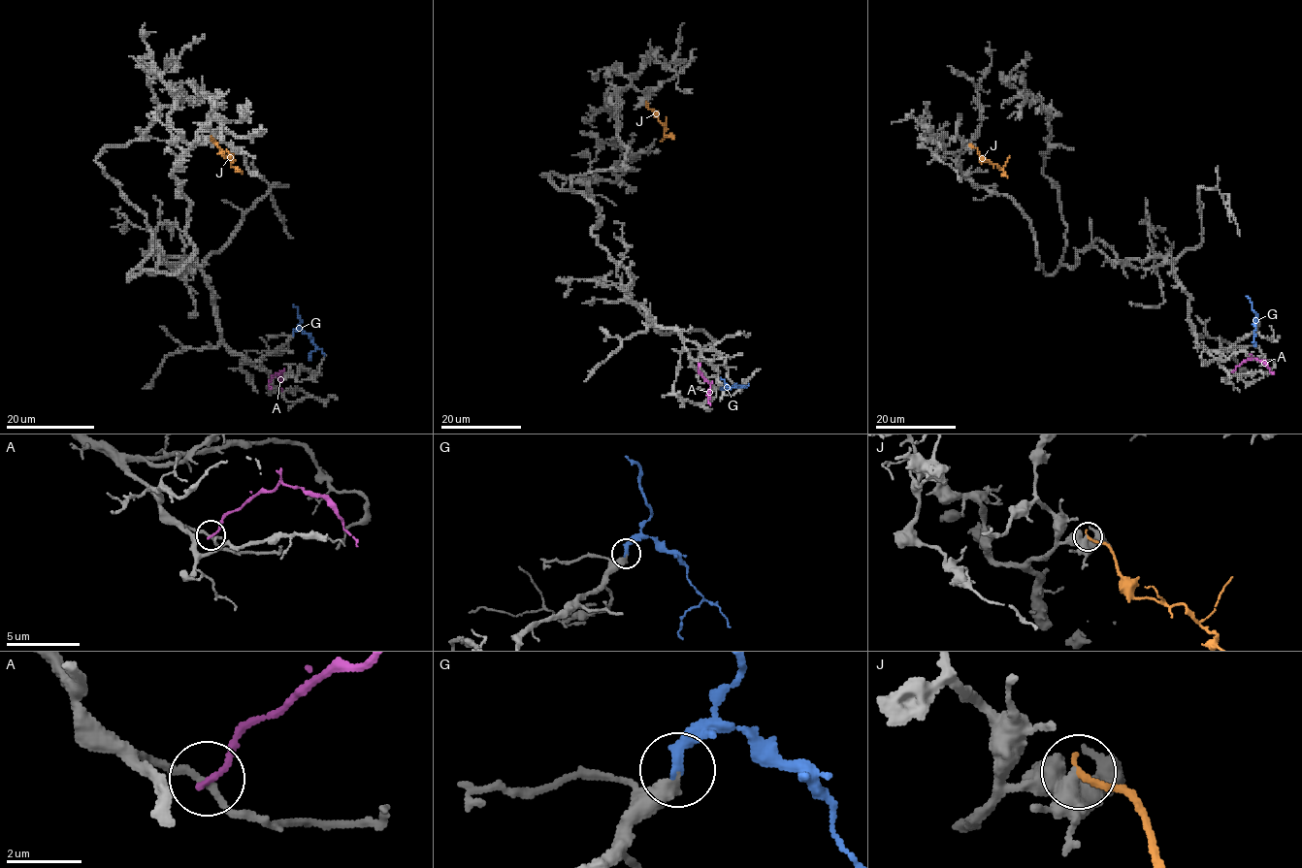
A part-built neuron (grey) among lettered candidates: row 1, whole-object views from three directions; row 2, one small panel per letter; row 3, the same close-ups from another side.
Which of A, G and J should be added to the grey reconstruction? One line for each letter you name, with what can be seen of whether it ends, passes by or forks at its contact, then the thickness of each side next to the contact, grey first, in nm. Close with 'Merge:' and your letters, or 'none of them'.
G: It ends there. Thickness 360 nm (grey) against 320 nm
Merge: G

